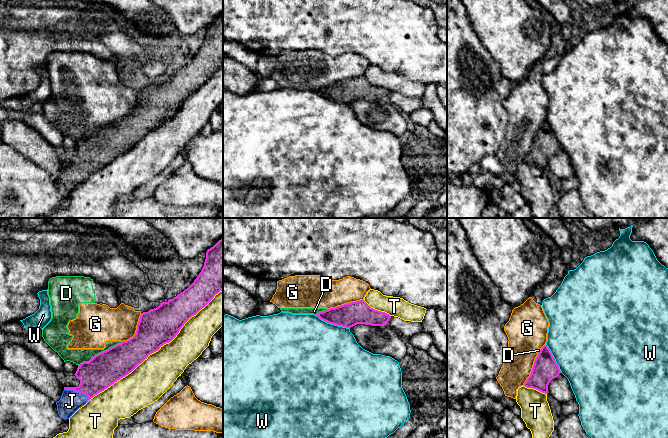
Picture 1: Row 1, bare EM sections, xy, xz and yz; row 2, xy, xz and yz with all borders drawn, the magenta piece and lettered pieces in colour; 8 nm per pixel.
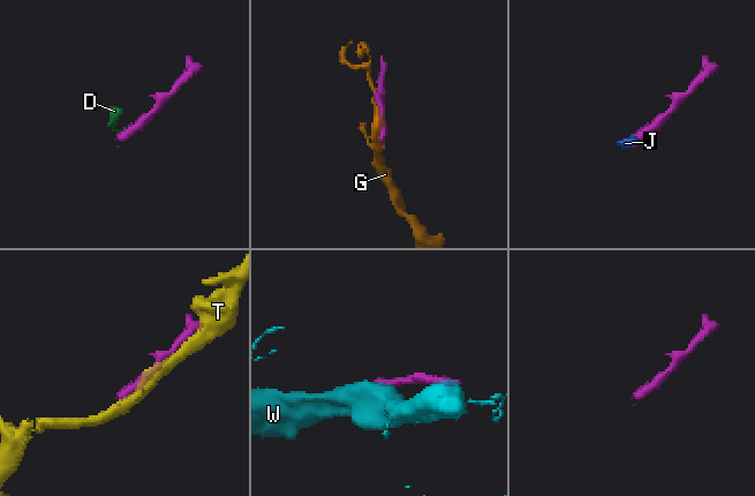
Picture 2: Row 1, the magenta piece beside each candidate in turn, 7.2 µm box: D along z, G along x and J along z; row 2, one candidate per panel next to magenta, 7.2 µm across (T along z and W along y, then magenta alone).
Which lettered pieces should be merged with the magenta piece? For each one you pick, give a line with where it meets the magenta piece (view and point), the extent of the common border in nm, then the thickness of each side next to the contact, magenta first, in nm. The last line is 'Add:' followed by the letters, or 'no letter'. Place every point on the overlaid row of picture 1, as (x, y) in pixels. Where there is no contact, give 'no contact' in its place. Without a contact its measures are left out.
J: contact xy (78, 391); length 220 nm; calibres 260 and 170 nm
Add: J

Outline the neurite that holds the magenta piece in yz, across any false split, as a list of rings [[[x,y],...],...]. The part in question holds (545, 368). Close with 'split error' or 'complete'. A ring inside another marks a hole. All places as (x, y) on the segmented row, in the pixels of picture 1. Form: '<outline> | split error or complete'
[[[544,345],[534,361],[531,374],[524,383],[524,386],[548,394],[550,381],[558,377],[560,373],[559,366],[550,349],[547,345]]] | complete

